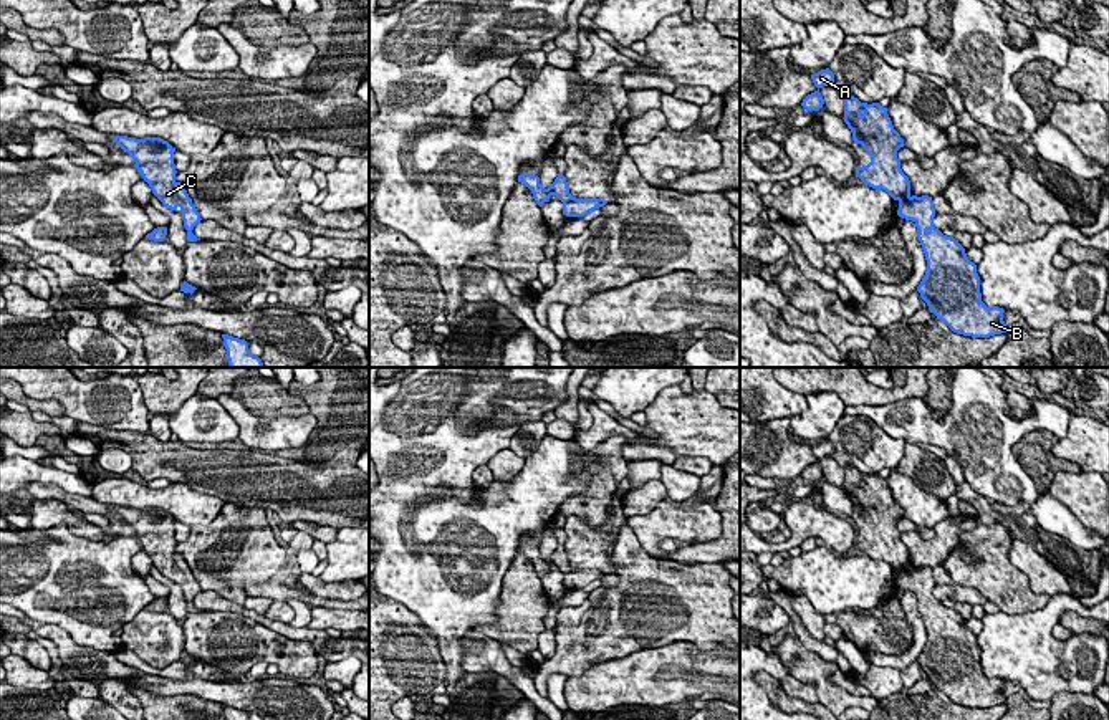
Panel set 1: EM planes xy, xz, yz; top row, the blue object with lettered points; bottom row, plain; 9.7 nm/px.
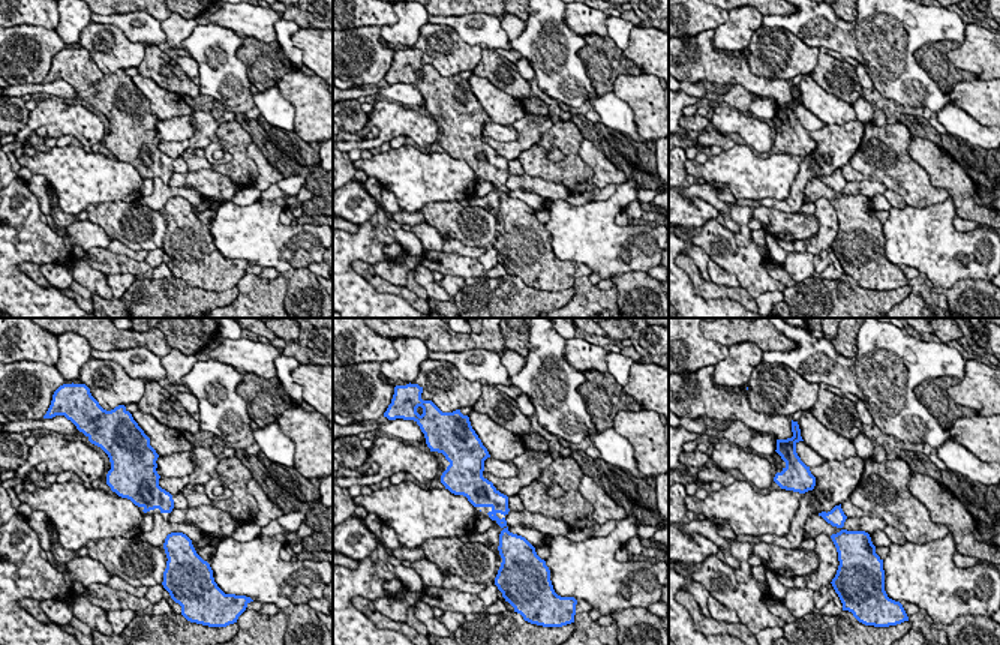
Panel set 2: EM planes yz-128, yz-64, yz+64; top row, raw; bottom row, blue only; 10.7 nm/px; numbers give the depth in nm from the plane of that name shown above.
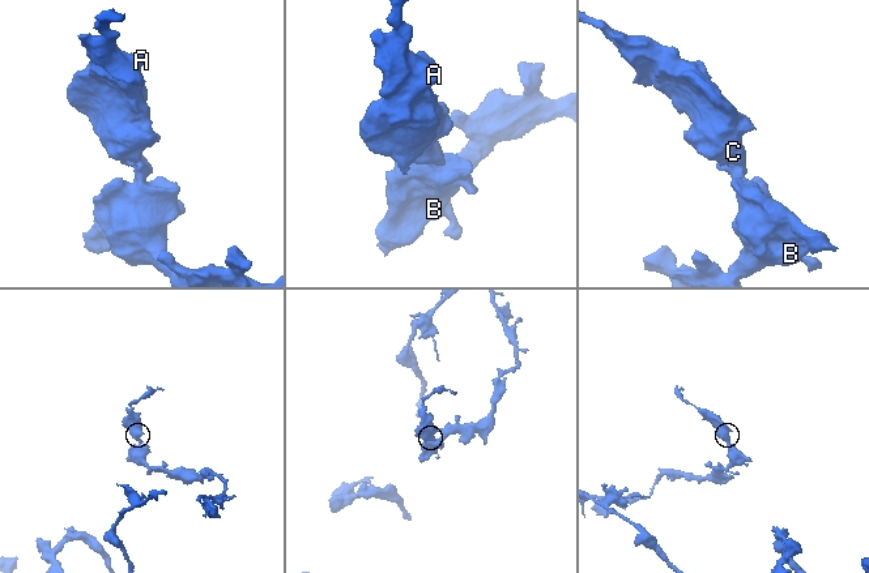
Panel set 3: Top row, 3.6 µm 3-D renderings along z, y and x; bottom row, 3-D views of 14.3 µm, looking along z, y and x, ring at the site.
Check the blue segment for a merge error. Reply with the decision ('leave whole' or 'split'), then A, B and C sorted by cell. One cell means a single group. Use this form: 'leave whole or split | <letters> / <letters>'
leave whole | A B C

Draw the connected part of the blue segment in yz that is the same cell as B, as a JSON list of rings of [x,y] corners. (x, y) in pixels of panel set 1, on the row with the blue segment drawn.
[[[844,96],[844,122],[861,144],[871,162],[856,167],[856,175],[872,189],[886,190],[899,202],[897,215],[912,220],[927,260],[927,271],[917,291],[929,311],[953,333],[972,338],[990,338],[1006,333],[1003,308],[982,301],[977,265],[968,260],[958,240],[934,227],[934,200],[929,195],[912,195],[910,180],[900,169],[897,151],[904,139],[894,129],[887,108],[879,103],[861,103]]]

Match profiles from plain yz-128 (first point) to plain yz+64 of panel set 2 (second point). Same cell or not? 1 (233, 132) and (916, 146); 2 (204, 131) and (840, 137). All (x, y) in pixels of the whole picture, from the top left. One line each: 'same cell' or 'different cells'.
1: different cells
2: same cell

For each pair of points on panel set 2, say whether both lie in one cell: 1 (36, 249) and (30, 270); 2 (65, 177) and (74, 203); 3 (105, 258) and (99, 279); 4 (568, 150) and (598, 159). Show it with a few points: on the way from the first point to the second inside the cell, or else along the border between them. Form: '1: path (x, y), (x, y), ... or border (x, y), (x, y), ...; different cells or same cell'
1: border (18, 264), (35, 282), (51, 287); different cells
2: path (71, 183), (74, 186), (74, 197); same cell
3: border (81, 258), (107, 276); different cells
4: border (583, 138), (579, 156), (592, 170), (595, 185); different cells

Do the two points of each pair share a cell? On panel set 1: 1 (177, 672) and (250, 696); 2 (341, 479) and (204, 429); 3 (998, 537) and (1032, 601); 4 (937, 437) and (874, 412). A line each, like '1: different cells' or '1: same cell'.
1: different cells
2: different cells
3: same cell
4: same cell

